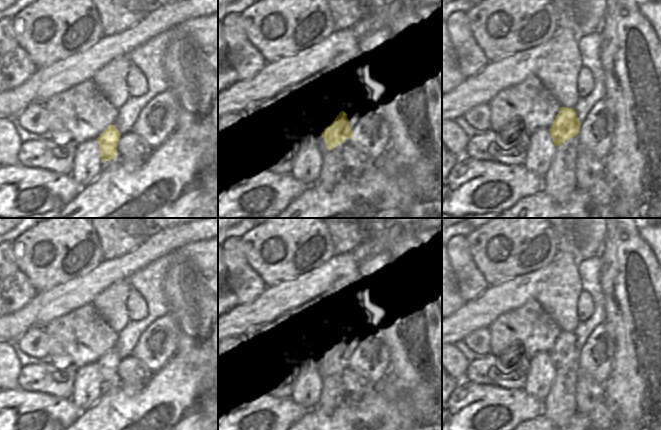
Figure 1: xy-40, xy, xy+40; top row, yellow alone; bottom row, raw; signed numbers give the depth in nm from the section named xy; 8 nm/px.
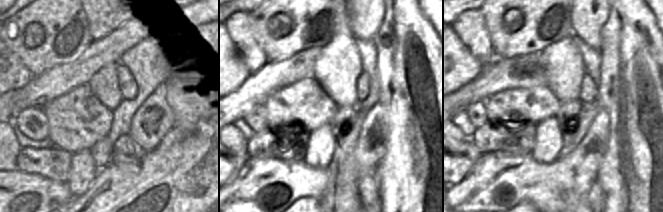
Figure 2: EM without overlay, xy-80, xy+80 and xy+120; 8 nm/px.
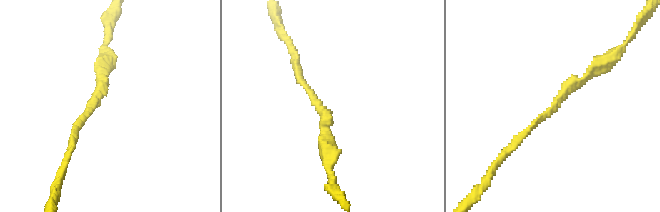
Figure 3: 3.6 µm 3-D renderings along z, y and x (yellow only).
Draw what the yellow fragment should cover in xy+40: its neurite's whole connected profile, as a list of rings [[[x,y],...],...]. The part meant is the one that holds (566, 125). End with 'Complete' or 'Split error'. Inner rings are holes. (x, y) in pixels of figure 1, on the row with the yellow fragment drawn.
[[[561,107],[549,132],[556,147],[579,133],[581,123],[574,109]]]. Complete.

